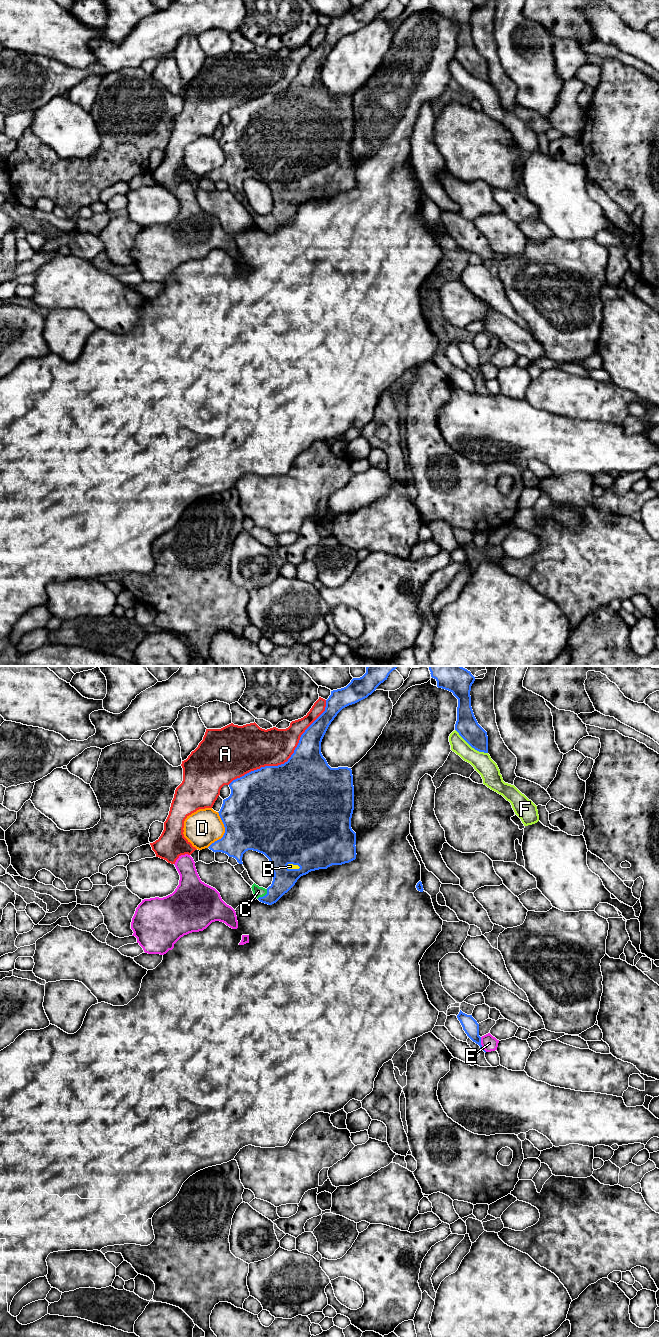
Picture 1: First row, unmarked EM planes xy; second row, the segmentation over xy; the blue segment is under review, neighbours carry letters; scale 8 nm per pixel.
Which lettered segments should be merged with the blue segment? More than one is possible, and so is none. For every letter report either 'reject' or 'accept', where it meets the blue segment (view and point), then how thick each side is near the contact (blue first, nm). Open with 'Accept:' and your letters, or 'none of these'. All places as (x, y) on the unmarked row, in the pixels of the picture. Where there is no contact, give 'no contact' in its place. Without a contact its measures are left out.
Accept: B, C
A: reject; contact xy (288, 88); calibres 500 and 300 nm
B: accept; contact xy (293, 192); calibres 500 and 50 nm
C: accept; contact xy (263, 224); calibres 180 and 80 nm
D: reject; contact xy (225, 160); calibres 480 and 280 nm
E: reject; contact xy (480, 372); calibres 120 and 130 nm
F: reject; contact xy (471, 74); calibres 180 and 160 nm

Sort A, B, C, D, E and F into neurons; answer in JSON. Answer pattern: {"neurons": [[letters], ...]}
{"neurons": [["A"], ["B", "C"], ["D"], ["E"], ["F"]]}

